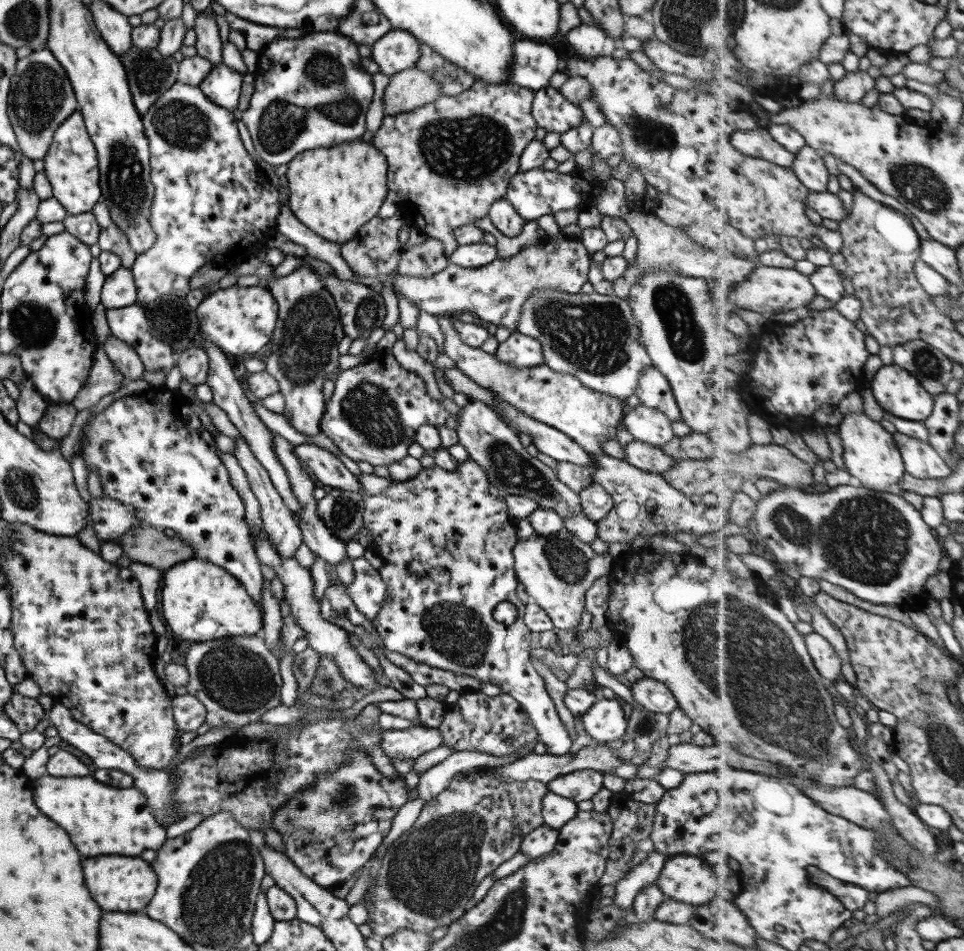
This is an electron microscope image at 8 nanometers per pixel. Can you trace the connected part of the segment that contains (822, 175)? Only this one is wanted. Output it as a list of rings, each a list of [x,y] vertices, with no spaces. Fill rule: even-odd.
[[[806,145],[806,147],[800,149],[792,167],[811,192],[828,191],[830,170],[826,166],[826,160],[824,160],[821,150]]]

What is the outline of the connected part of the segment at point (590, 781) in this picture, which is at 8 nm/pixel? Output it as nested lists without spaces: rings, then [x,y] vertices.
[[[584,769],[556,777],[547,783],[547,788],[577,804],[590,800],[603,787],[603,778],[600,771]]]

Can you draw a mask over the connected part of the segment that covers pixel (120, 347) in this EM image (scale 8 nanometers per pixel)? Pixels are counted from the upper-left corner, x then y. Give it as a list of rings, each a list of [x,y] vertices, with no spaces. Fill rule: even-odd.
[[[111,334],[109,340],[104,342],[102,347],[107,357],[118,368],[118,372],[124,374],[127,381],[144,378],[144,363],[130,344],[122,342]]]

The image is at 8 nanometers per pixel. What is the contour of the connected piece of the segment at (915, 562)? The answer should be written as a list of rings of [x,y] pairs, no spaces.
[[[853,482],[848,486],[838,486],[833,491],[824,494],[808,494],[805,490],[786,486],[784,490],[774,490],[768,495],[758,496],[758,511],[756,511],[753,528],[756,540],[759,544],[764,544],[770,551],[774,552],[777,560],[781,563],[781,567],[787,566],[792,570],[798,570],[802,577],[808,576],[827,580],[874,604],[886,604],[886,602],[888,604],[902,604],[908,596],[920,594],[924,590],[924,586],[928,586],[930,577],[942,570],[942,559],[944,557],[942,541],[934,536],[934,530],[926,522],[921,510],[918,510],[914,504],[910,504],[902,495],[858,487]]]

